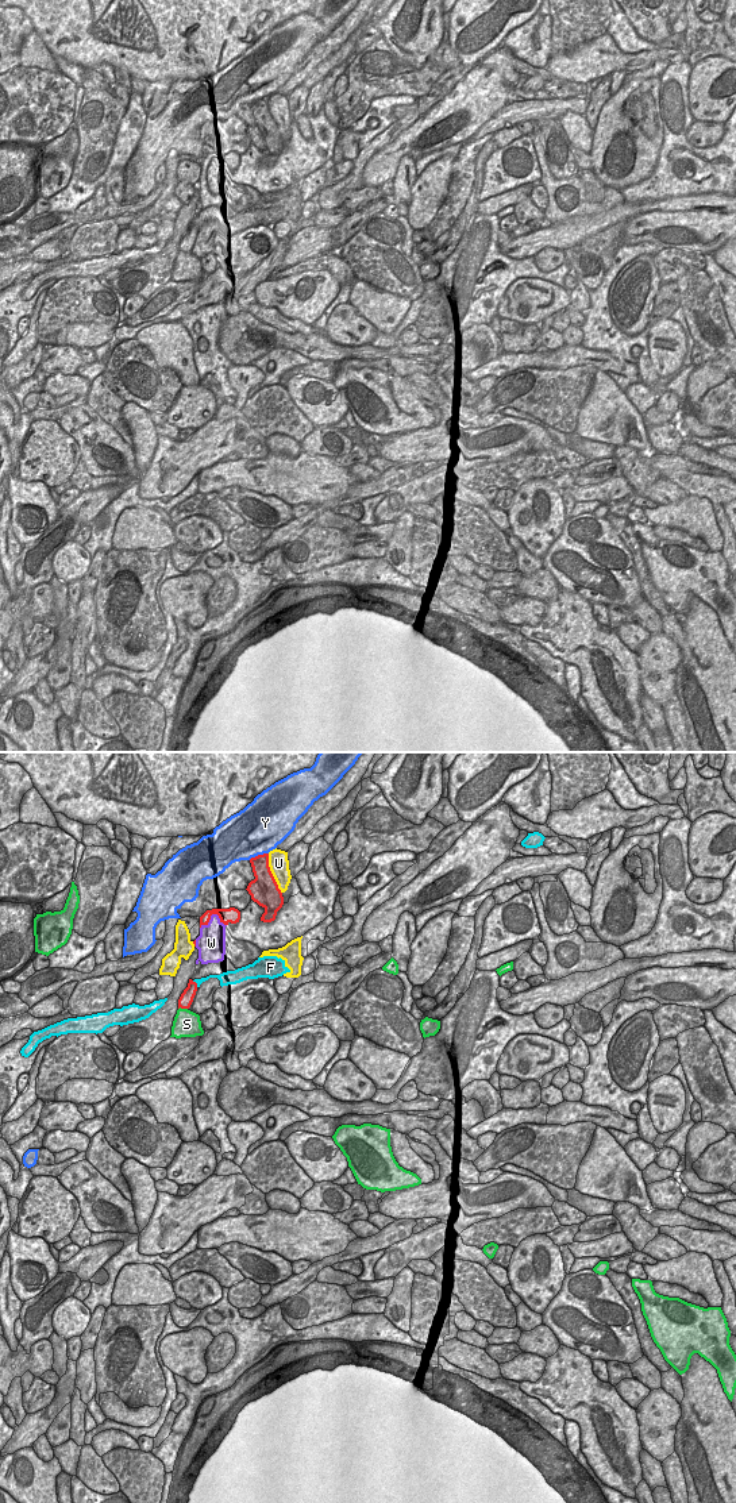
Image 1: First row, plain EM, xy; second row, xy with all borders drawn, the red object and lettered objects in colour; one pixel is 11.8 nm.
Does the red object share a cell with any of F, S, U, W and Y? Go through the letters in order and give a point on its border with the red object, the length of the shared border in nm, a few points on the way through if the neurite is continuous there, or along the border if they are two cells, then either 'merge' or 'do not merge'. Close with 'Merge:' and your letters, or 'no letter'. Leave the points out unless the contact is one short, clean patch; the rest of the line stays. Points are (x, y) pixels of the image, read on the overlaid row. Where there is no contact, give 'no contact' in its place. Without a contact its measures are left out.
F: xy (196, 983) | 110 nm | along xy (192, 981), (197, 986) | do not merge
S: xy (182, 1008) | 110 nm | do not merge
U: xy (272, 874) | 500 nm | do not merge
W: xy (212, 913) | 320 nm | merge
Y: xy (258, 855) | 260 nm | along xy (268, 852), (249, 859) | do not merge
Merge: W

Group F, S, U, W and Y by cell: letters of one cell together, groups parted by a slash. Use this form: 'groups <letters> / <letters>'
groups F / S / U / W / Y

